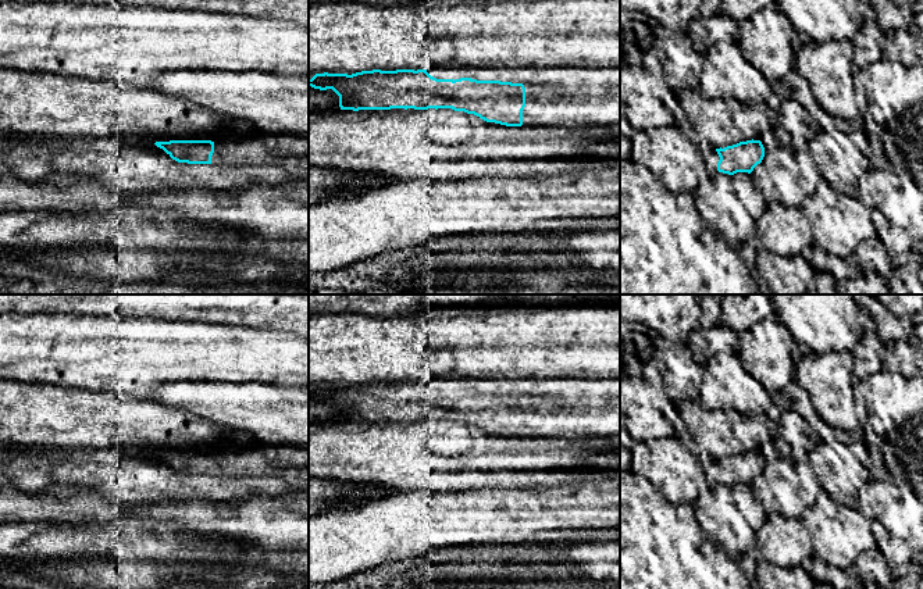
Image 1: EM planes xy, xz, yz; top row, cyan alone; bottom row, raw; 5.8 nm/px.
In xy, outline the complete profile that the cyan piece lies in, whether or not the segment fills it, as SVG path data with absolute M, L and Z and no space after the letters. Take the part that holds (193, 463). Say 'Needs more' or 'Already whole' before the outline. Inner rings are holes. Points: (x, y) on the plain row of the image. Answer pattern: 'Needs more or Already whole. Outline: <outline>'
Needs more. Outline: M254 446L222 451L156 453L172 471L211 475L221 479L275 478L296 486L309 486L309 468L296 465L289 446Z

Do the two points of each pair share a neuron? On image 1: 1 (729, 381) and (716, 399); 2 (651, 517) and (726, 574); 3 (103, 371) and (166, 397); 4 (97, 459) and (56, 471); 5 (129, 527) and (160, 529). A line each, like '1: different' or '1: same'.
1: same
2: same
3: different
4: same
5: same

